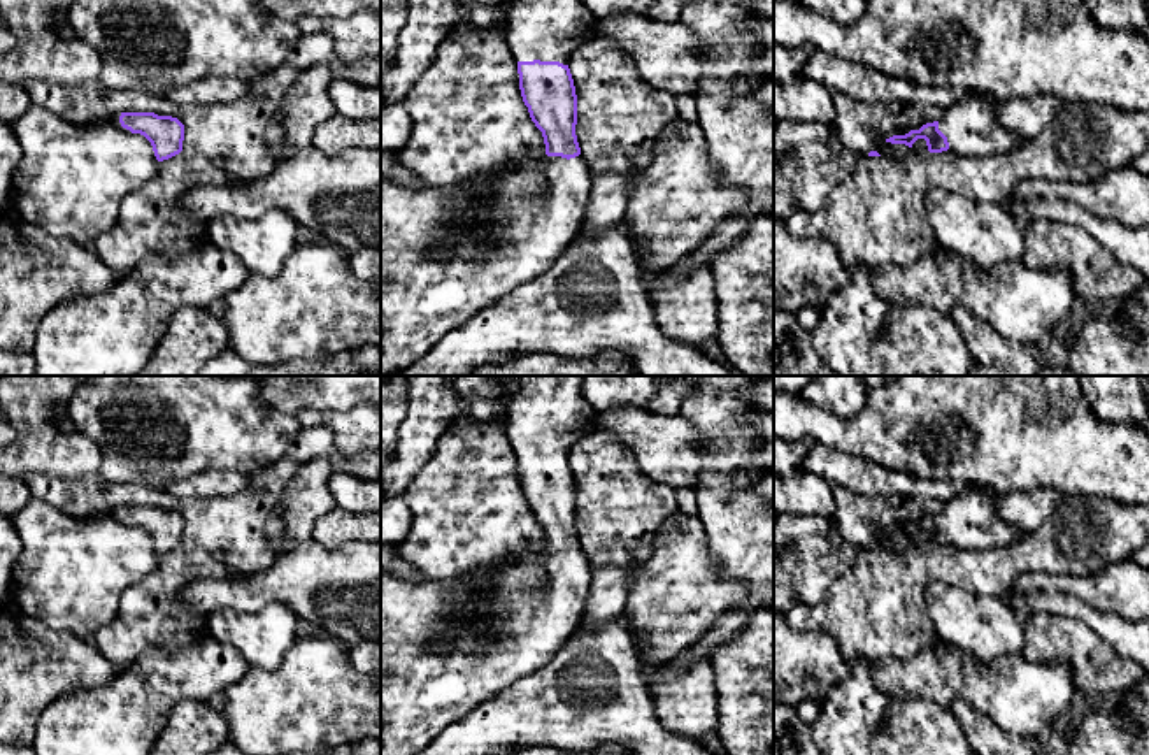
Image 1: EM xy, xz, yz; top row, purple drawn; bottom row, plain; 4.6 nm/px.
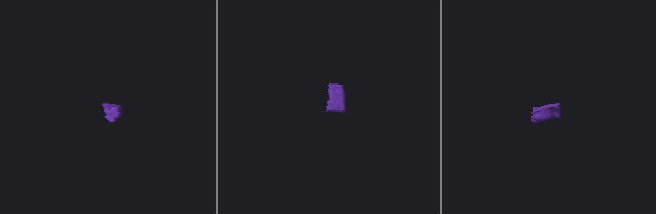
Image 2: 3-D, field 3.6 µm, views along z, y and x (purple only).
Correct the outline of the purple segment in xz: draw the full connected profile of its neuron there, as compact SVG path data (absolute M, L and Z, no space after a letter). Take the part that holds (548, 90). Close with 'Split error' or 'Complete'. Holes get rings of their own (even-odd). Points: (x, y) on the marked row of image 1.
M514 0L509 7L505 42L517 61L521 97L542 132L546 156L525 160L512 174L493 179L488 207L505 212L505 223L454 230L456 195L451 188L409 191L381 181L381 376L405 370L449 332L539 277L581 232L591 170L575 135L577 95L568 60L596 39L596 19L582 0ZM449 235L456 237L451 255L435 258L432 246Z. Split error

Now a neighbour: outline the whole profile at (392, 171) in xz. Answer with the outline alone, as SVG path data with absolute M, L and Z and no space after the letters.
M381 153L381 181L393 183L409 191L421 191L425 183L398 163L398 153Z

